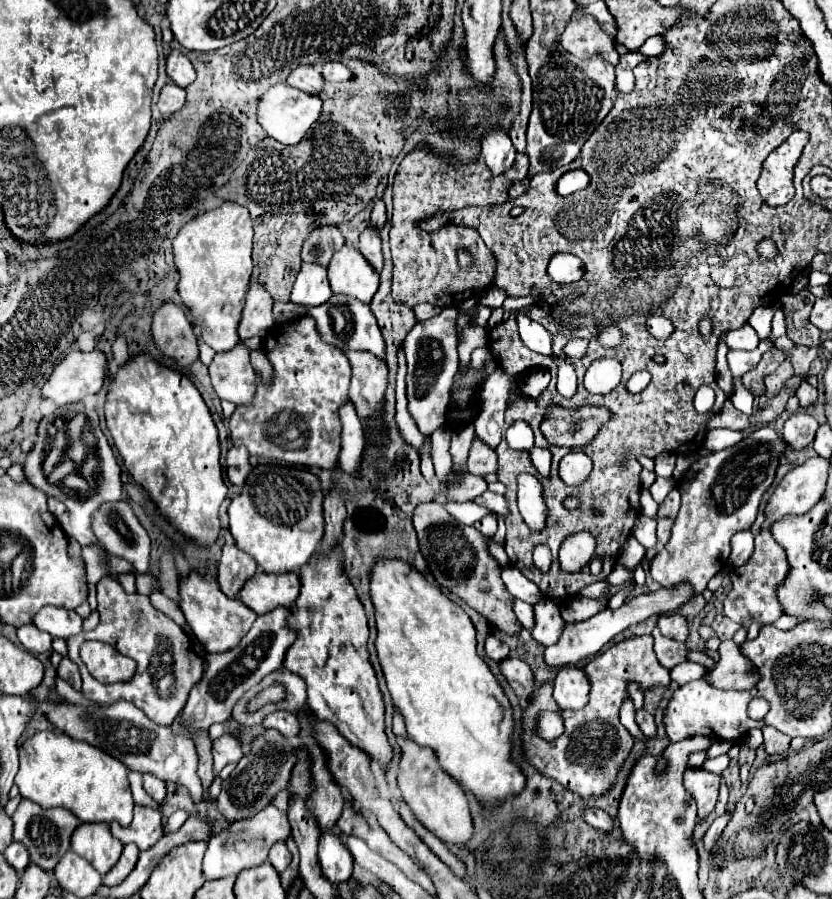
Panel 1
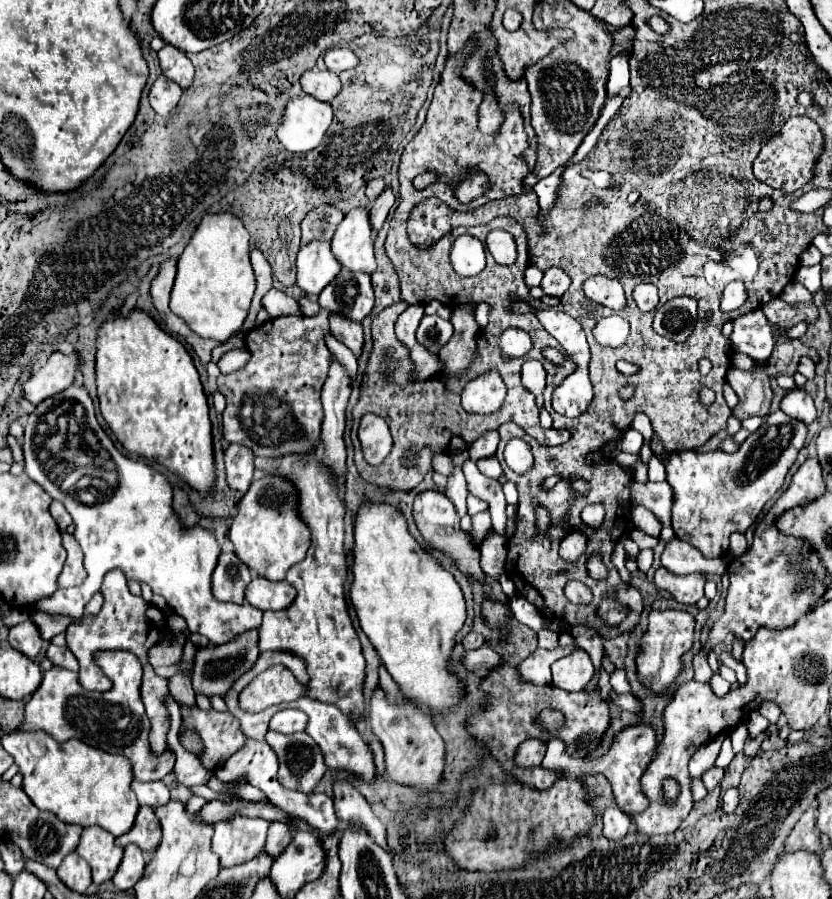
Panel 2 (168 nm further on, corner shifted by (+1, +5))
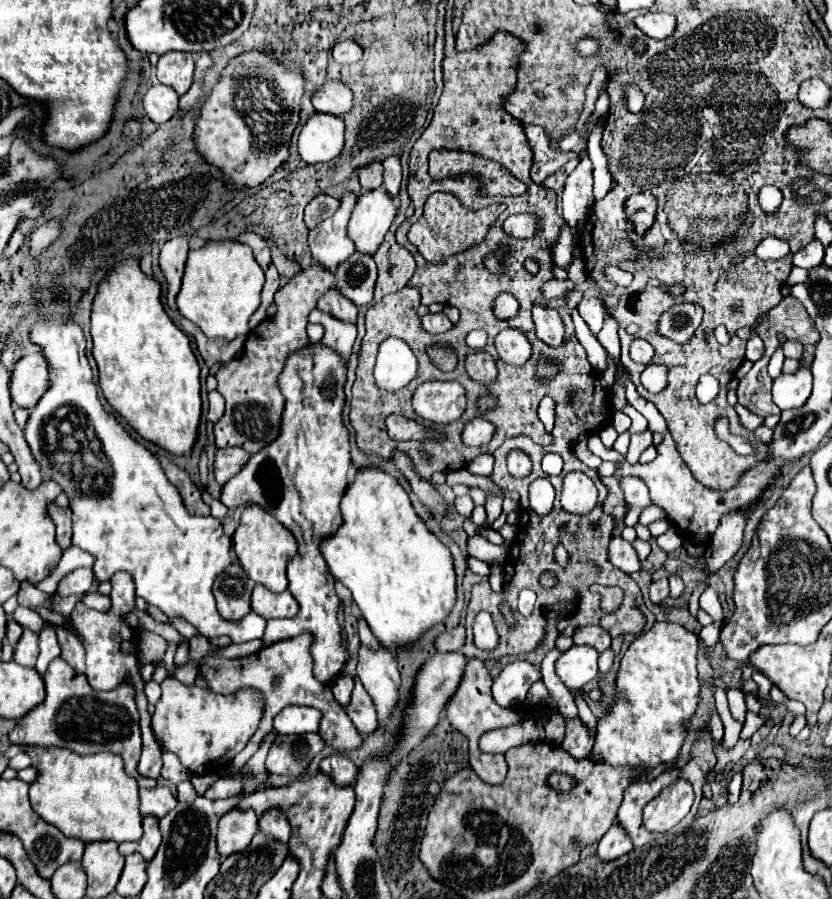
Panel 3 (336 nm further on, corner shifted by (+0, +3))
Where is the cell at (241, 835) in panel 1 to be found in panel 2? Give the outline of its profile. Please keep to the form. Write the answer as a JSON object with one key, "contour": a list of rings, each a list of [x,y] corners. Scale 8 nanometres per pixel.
{"contour":[[[242,815],[216,823],[212,835],[212,849],[220,857],[220,865],[234,867],[262,853],[268,827],[270,821],[262,821],[262,817]]]}

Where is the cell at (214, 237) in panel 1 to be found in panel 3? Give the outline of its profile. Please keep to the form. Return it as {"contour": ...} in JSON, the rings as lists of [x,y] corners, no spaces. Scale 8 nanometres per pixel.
{"contour":[[[209,241],[197,251],[189,251],[183,285],[177,295],[181,315],[209,337],[223,337],[227,341],[249,333],[249,317],[261,303],[261,289],[265,283],[263,269],[257,265],[251,247],[239,241]]]}

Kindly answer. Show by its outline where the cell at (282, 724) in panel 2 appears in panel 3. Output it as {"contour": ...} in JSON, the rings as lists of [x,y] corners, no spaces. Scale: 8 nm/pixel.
{"contour":[[[285,707],[275,717],[275,731],[281,735],[319,731],[321,713],[313,707]]]}

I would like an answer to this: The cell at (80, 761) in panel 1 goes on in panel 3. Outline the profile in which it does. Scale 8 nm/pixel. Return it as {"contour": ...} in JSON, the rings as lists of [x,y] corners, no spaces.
{"contour":[[[31,747],[29,757],[33,759],[33,767],[37,769],[37,779],[31,783],[29,797],[33,811],[47,823],[55,825],[63,835],[71,839],[79,839],[83,843],[95,841],[137,841],[143,835],[141,829],[141,813],[139,813],[139,787],[133,777],[129,777],[123,769],[123,759],[111,753],[97,755],[77,755],[69,749],[61,747]]]}

